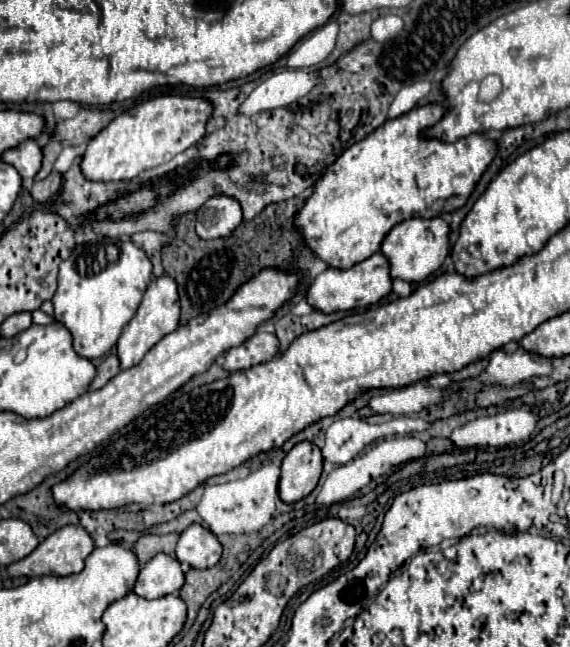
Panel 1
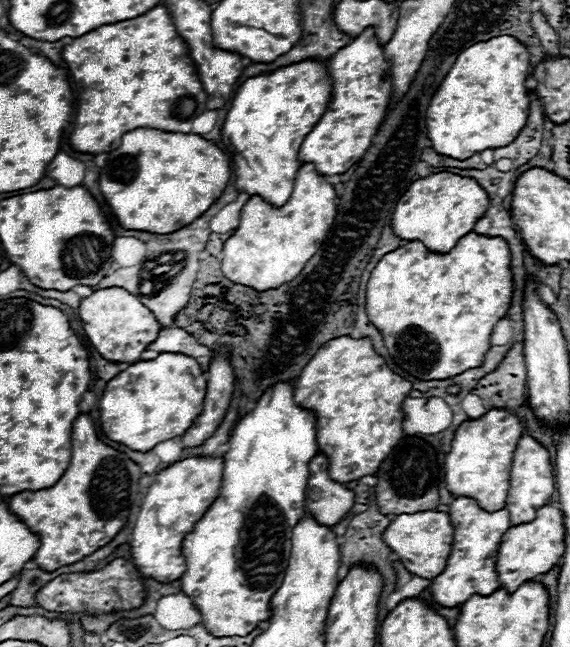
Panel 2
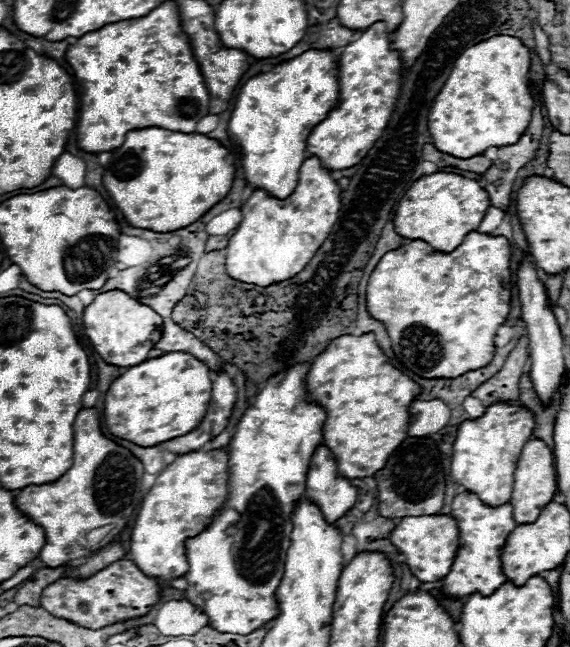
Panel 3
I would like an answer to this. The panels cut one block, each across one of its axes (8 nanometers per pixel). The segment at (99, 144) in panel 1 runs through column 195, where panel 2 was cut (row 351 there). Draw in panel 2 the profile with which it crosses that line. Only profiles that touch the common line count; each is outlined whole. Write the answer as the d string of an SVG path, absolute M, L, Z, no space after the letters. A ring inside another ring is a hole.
M116 286L96 290L88 298L84 298L78 306L78 316L88 340L108 362L138 362L140 354L158 338L158 332L162 328L156 316L144 304L140 304L136 296Z

